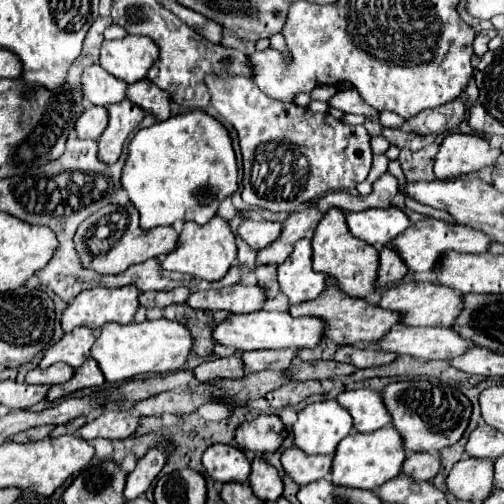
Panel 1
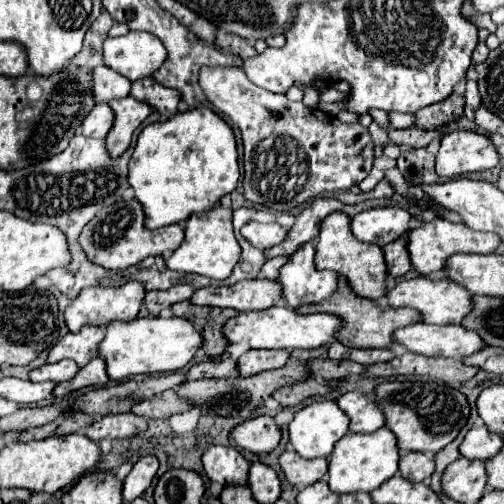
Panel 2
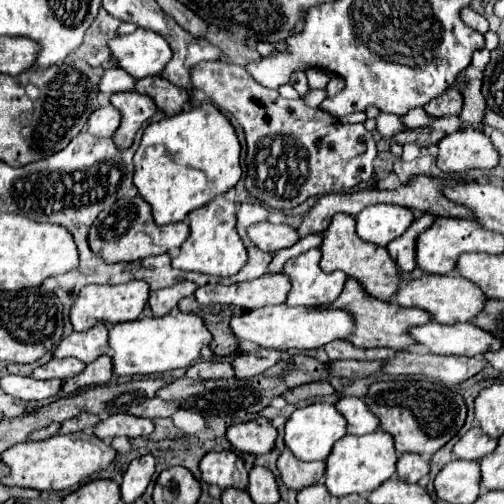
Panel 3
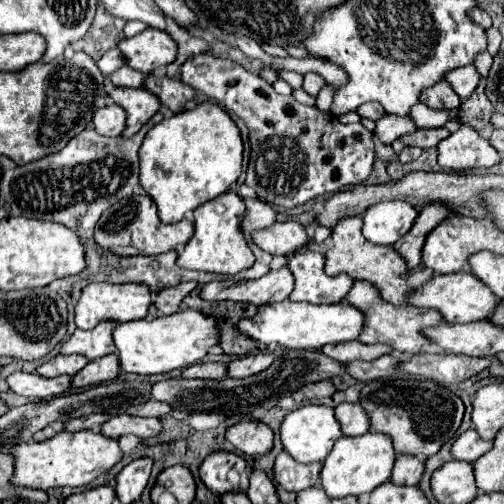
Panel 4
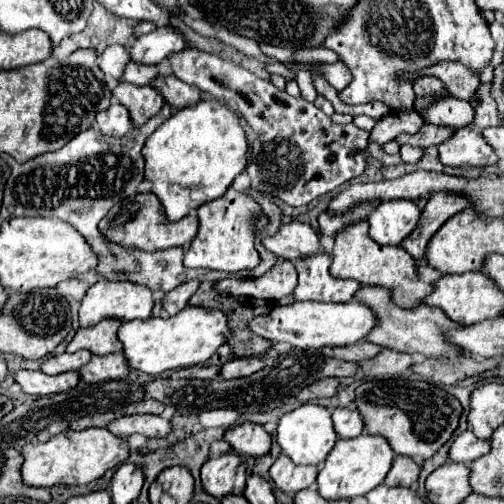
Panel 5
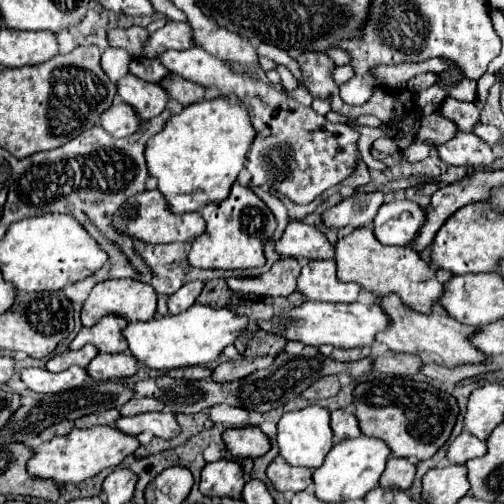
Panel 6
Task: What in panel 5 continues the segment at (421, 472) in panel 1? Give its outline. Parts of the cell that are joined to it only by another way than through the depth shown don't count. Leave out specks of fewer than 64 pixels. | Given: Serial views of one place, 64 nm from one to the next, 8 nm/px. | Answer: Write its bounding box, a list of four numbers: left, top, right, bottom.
[384,456,422,488]

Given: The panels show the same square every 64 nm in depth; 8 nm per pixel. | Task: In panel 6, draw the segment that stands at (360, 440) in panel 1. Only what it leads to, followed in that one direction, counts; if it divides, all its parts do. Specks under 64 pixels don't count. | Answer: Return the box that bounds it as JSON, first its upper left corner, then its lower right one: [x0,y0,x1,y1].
[314,434,390,502]

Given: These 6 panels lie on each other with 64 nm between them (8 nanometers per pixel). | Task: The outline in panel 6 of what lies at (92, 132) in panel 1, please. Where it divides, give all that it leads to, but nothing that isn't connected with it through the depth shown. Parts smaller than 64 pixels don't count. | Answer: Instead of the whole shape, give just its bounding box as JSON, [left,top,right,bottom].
[100,102,140,138]

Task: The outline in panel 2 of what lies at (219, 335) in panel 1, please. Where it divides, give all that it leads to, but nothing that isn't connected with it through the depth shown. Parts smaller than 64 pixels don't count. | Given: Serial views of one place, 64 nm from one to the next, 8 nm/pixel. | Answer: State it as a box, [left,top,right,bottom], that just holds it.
[224,308,340,348]

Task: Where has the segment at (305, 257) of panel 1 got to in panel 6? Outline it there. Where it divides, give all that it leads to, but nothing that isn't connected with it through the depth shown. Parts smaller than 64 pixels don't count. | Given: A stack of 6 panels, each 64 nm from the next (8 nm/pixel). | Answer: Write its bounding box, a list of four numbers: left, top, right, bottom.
[298,260,360,302]

